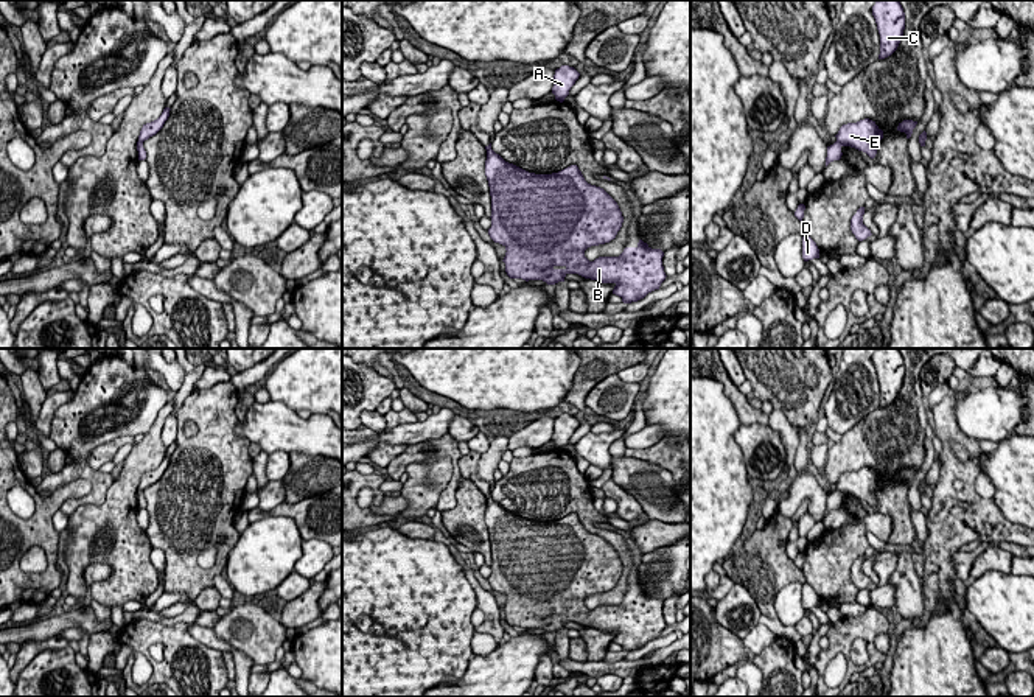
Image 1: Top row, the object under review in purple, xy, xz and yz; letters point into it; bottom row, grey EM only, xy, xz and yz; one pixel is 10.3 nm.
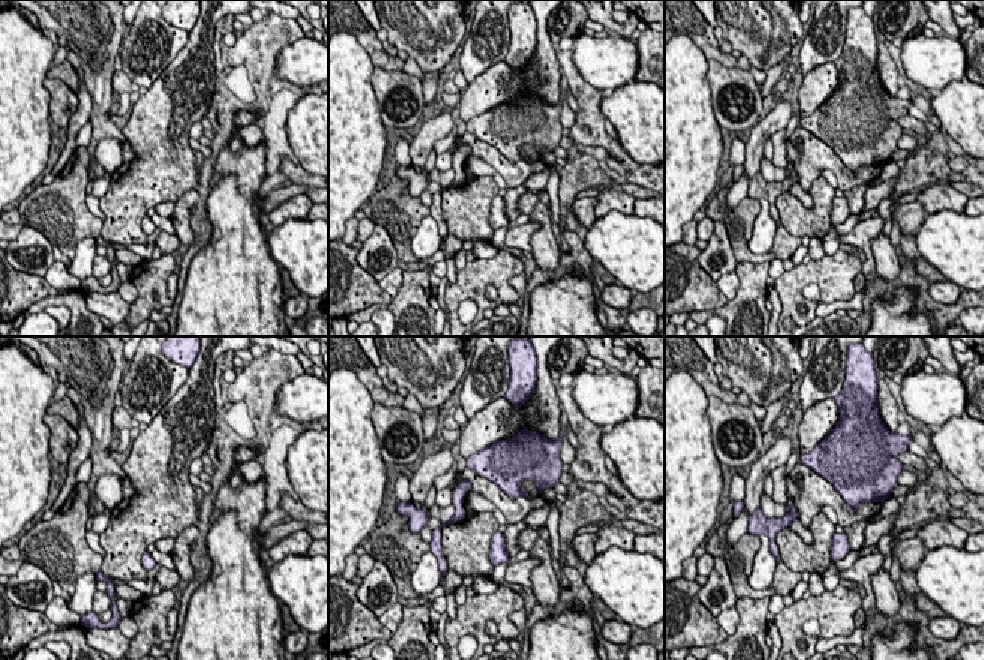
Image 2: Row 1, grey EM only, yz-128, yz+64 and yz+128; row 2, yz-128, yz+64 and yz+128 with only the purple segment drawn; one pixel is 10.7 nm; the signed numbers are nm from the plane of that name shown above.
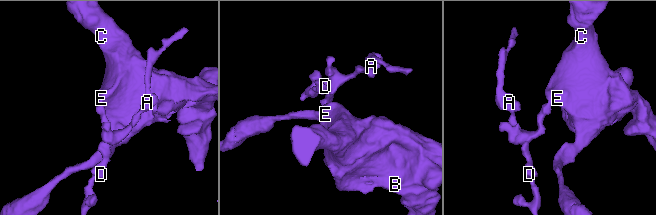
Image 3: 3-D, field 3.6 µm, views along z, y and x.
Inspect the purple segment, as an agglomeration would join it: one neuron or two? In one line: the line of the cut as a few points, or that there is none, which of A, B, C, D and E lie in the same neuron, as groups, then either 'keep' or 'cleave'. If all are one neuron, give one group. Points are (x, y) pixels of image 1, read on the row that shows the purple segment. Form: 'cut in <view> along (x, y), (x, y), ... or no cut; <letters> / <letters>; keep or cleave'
cut in yz along (837, 140), (843, 145); A D / B C E; cleave

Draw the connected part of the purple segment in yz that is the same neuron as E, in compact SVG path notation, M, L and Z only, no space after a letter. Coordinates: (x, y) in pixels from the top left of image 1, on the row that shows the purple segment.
M865 118L843 124L835 137L843 146L855 148L874 159L877 154L875 143L883 138L883 131L875 121Z

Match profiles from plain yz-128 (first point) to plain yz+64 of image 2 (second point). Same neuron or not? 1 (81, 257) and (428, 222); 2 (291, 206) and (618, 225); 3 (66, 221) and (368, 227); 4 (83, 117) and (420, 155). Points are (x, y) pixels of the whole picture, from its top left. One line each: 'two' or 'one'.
1: one
2: two
3: two
4: two

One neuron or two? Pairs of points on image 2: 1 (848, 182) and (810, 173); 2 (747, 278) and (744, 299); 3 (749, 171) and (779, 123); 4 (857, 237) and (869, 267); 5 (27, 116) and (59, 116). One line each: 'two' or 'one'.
1: one
2: one
3: one
4: one
5: two

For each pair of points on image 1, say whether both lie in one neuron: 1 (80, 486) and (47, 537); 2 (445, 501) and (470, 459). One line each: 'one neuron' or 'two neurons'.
1: one neuron
2: two neurons

